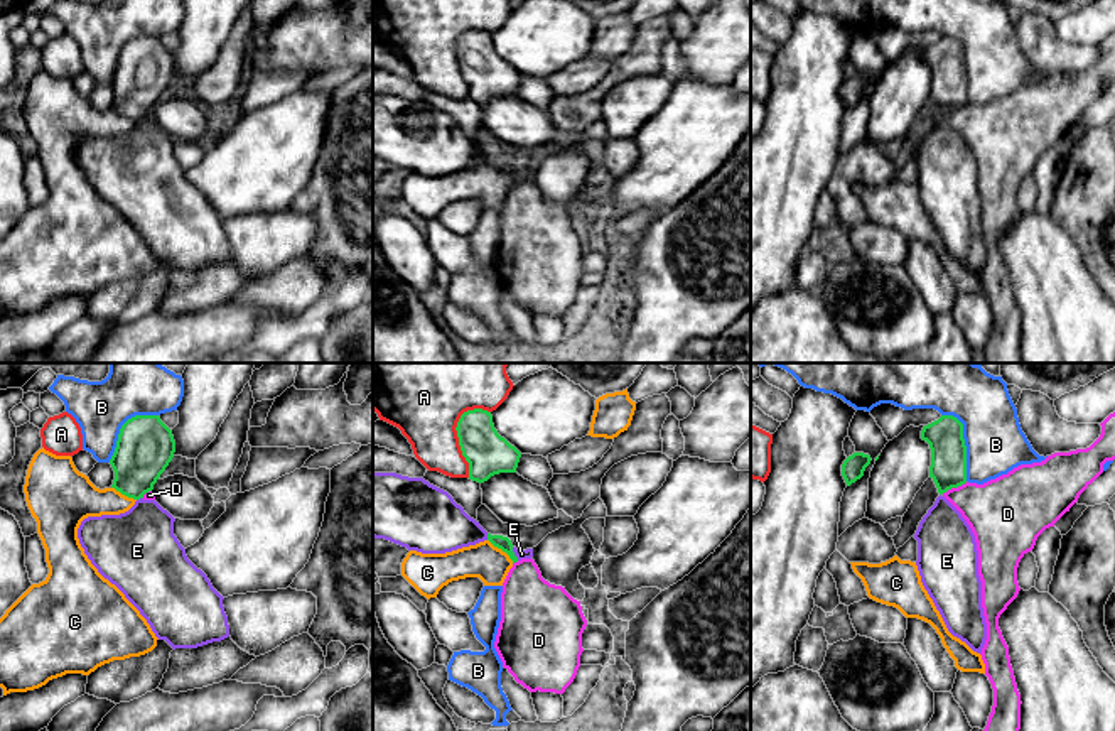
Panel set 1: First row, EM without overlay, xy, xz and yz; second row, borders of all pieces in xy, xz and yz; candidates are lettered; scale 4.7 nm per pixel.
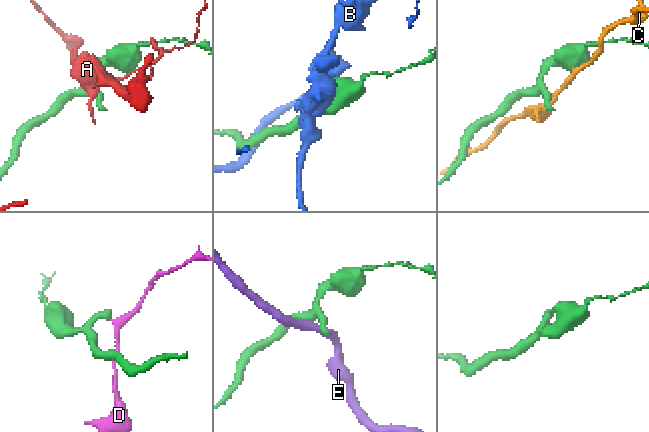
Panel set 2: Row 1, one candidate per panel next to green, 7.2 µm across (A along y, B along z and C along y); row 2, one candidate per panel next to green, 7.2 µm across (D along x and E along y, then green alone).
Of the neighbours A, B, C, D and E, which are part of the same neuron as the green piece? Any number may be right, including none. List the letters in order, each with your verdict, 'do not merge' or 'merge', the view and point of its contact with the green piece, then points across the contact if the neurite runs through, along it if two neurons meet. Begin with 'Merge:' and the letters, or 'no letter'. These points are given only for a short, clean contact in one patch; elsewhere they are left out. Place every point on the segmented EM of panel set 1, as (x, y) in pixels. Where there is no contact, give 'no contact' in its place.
Merge: no letter
A: do not merge; contact xz (457, 436)
B: do not merge; contact yz (964, 443)
C: do not merge; contact xz (501, 549)
D: do not merge; contact yz (953, 487); border yz (967, 481), (942, 493)
E: do not merge; contact xz (513, 554); border xz (511, 547), (518, 559)

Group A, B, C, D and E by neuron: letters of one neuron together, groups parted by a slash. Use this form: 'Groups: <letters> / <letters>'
Groups: A / B / C / D / E

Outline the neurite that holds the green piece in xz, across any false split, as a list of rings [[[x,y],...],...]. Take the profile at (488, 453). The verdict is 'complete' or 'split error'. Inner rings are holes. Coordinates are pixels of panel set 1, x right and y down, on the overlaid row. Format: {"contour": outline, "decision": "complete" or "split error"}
{"contour": [[[464,412],[455,430],[462,456],[469,463],[469,479],[484,483],[499,473],[516,473],[521,452],[498,434],[491,412]]], "decision": "complete"}

